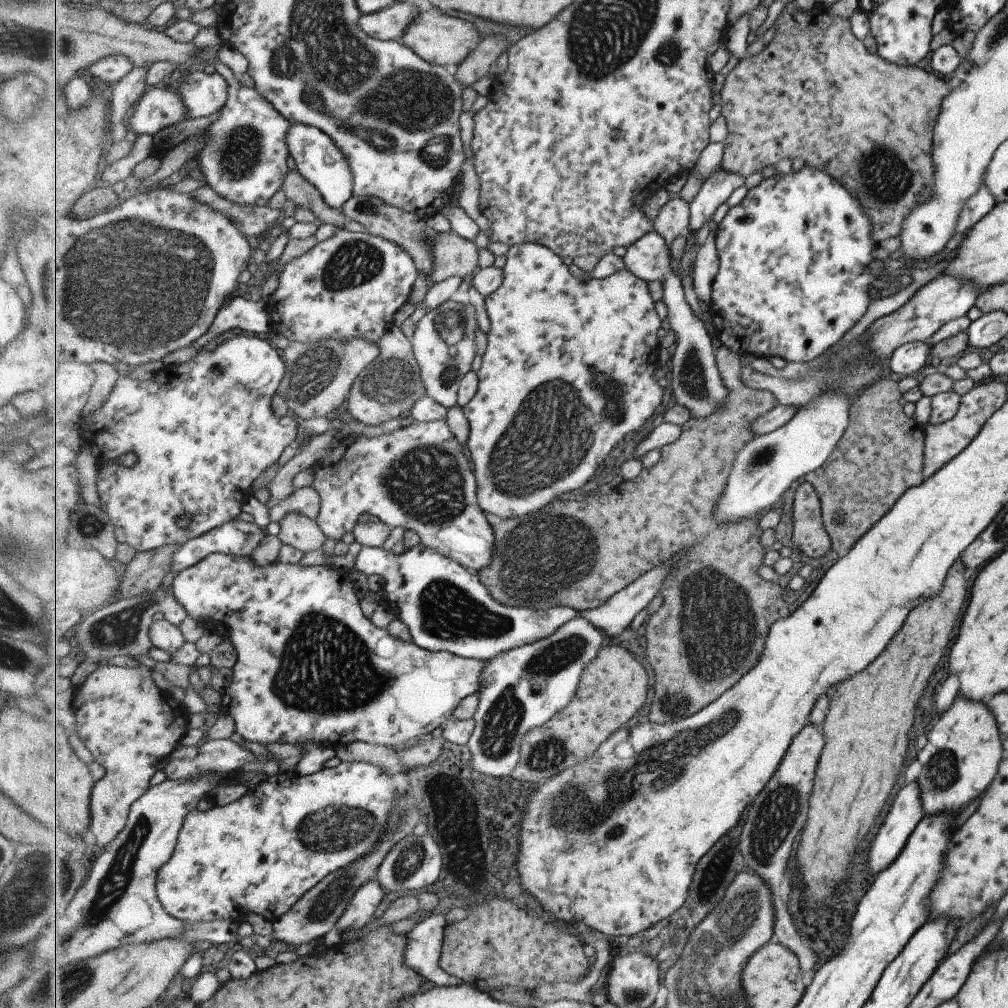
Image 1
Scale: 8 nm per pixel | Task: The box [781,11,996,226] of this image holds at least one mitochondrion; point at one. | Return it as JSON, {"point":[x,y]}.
{"point":[867,162]}

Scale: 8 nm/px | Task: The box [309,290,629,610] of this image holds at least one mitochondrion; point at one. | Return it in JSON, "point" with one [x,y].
{"point":[554,428]}

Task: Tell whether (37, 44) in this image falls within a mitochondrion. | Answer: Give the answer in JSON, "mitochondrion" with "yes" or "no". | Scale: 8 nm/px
{"mitochondrion":"yes"}

